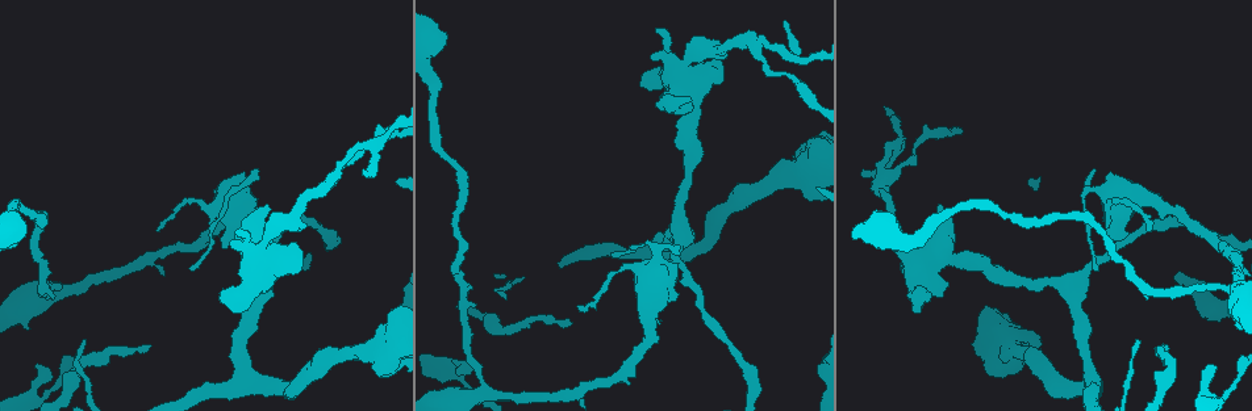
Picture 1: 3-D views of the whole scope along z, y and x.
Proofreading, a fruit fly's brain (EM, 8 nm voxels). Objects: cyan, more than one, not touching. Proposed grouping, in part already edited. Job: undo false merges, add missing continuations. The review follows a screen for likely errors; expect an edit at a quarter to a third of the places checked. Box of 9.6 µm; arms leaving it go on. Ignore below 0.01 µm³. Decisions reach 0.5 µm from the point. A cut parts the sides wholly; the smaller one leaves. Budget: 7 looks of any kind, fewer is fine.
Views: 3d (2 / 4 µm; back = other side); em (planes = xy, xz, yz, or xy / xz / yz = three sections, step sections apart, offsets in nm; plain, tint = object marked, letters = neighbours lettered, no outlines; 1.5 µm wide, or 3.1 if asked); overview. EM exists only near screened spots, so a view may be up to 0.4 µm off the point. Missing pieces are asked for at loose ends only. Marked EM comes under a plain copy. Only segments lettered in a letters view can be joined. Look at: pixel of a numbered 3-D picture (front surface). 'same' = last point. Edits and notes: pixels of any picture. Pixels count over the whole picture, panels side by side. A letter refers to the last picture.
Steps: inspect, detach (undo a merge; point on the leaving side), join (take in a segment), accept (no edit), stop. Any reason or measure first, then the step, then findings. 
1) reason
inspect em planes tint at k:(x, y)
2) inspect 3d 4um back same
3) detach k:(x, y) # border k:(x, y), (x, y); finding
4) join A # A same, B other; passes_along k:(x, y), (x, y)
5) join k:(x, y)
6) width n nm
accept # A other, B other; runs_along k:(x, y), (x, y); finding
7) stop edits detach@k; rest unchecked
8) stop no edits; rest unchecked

thin end
inspect 3d 2um at 1:(676, 255)

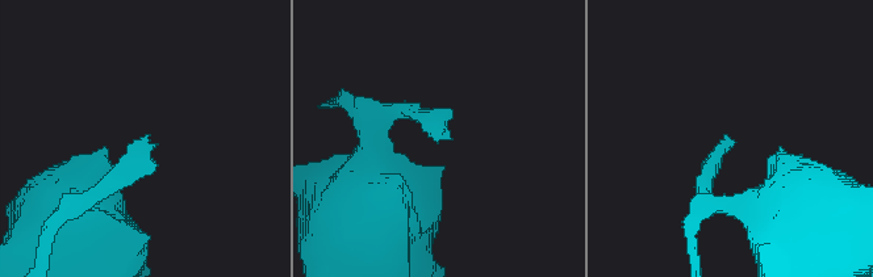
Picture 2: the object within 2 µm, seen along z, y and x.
inspect em planes letters at 2:(144, 141)

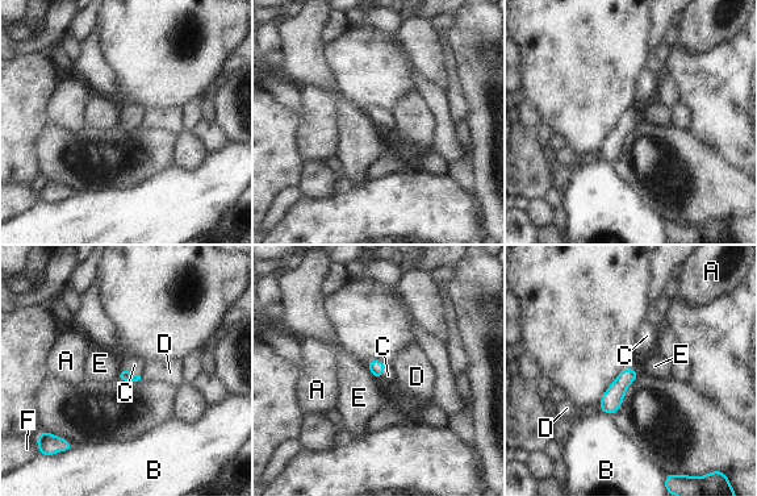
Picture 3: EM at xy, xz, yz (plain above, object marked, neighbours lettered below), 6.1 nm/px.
width 80 nm
join C # A other, B other, C same, D other, E other, F other; passes_along 3:(124, 375), (132, 374), (134, 365); it goes on there

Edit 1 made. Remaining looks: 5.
free end
inspect 3d 4um at 1:(225, 247)

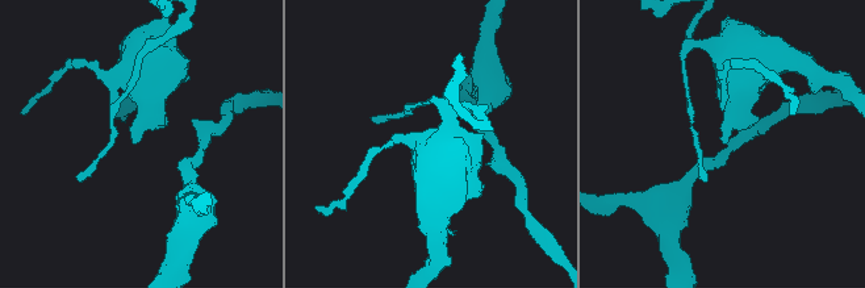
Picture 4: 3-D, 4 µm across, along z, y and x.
inspect em xz step 4 tint at 4:(724, 143)

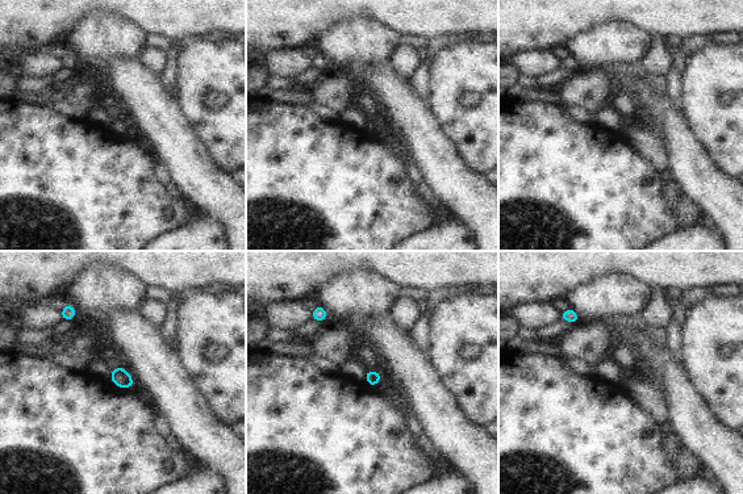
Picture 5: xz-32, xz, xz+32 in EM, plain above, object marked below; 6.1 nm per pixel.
another direction
inspect em yz step 4 letters same

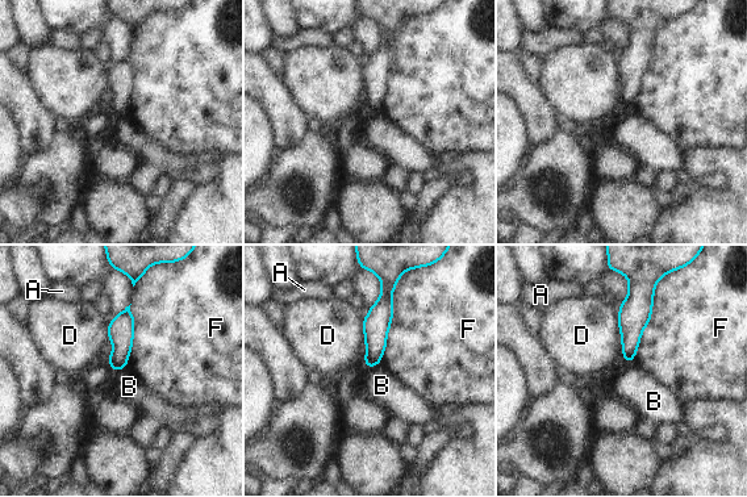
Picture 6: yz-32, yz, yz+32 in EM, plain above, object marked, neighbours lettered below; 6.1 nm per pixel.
accept # A other, B other, D other, F other; border 6:(379, 363), (367, 368); none of them fits

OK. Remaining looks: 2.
stop edits join@3; rest unchecked

